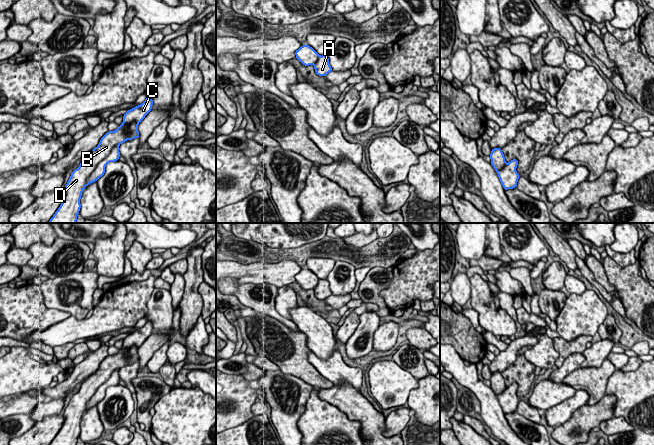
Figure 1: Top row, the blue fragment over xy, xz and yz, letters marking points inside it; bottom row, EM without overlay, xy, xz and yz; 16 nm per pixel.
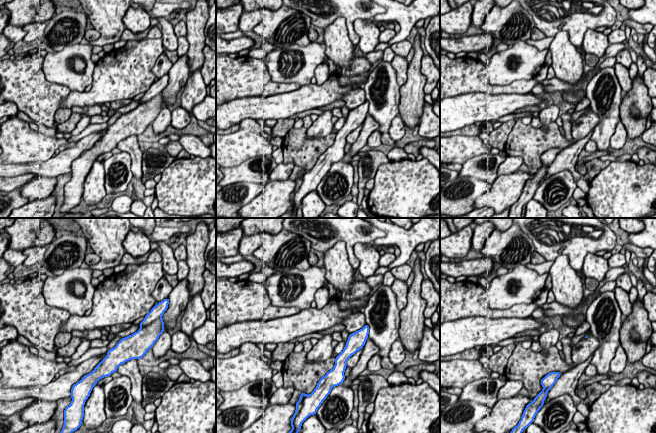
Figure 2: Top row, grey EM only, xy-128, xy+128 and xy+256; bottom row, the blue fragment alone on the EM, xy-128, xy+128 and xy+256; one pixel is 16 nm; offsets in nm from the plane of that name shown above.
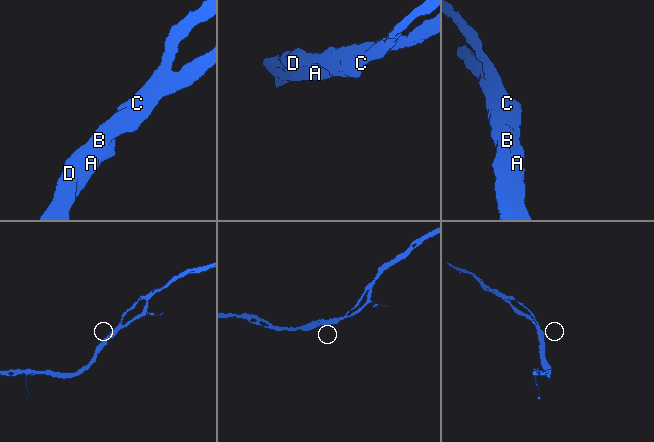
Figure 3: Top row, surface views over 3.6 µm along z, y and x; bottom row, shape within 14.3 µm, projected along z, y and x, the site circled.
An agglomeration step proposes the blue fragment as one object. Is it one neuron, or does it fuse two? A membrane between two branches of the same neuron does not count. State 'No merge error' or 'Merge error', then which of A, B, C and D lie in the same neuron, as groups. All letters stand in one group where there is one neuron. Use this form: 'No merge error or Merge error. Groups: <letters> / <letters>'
No merge error. Groups: A B C D

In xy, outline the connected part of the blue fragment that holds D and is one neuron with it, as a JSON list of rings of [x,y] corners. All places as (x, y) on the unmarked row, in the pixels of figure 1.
[[[147,321],[142,328],[128,334],[122,348],[116,354],[108,355],[98,370],[87,377],[79,391],[71,396],[63,414],[63,425],[50,445],[77,445],[83,414],[104,399],[108,387],[119,384],[120,368],[139,362],[138,349],[152,334],[152,329],[152,322]]]

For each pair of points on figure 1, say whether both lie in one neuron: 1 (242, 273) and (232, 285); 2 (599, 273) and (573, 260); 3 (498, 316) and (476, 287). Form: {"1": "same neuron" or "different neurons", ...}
{"1": "different neurons", "2": "same neuron", "3": "same neuron"}

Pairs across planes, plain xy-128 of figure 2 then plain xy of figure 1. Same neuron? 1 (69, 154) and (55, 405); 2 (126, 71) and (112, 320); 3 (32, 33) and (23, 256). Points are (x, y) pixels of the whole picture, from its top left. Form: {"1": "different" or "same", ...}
{"1": "different", "2": "same", "3": "different"}

